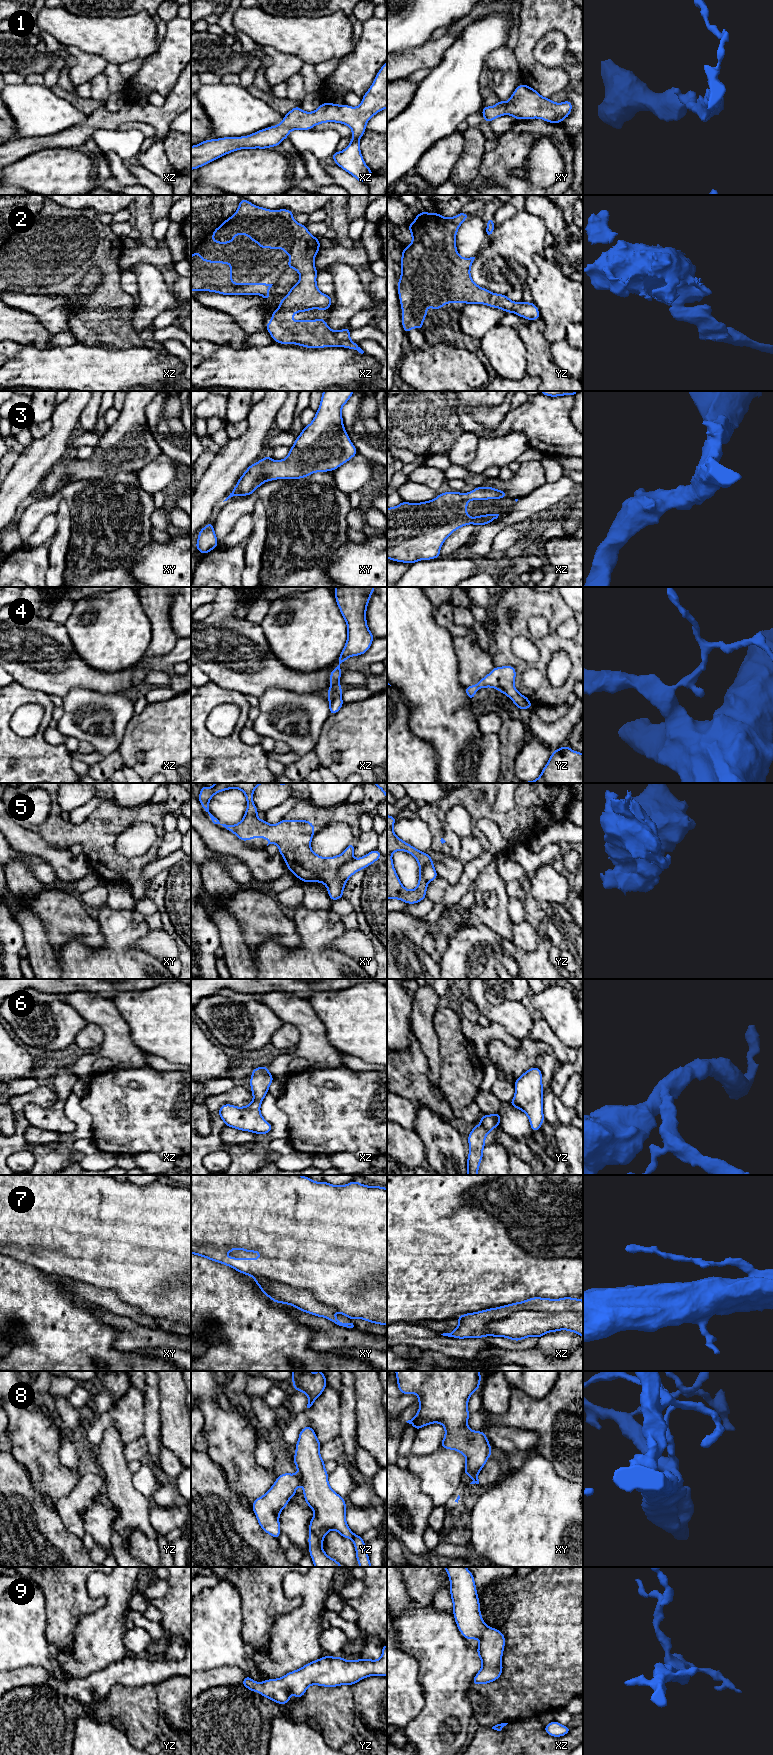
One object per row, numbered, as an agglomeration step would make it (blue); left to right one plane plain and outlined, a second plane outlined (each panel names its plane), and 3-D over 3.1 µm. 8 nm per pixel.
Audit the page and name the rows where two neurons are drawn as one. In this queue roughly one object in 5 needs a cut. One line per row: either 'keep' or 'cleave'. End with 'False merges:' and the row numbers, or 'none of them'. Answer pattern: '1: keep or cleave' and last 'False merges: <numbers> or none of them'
1: keep
2: keep
3: keep
4: keep
5: cleave
6: keep
7: cleave
8: cleave
9: keep
False merges: 5, 7, 8

